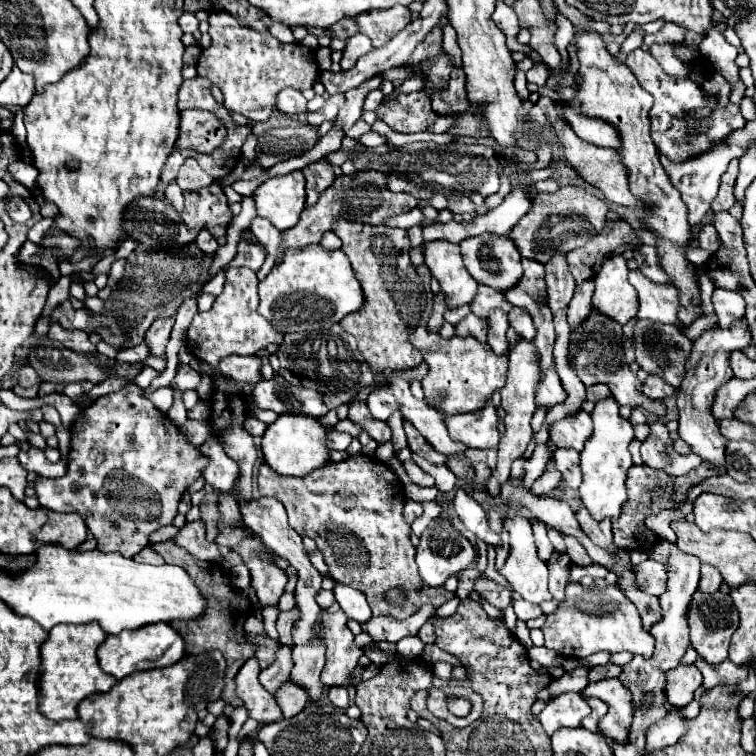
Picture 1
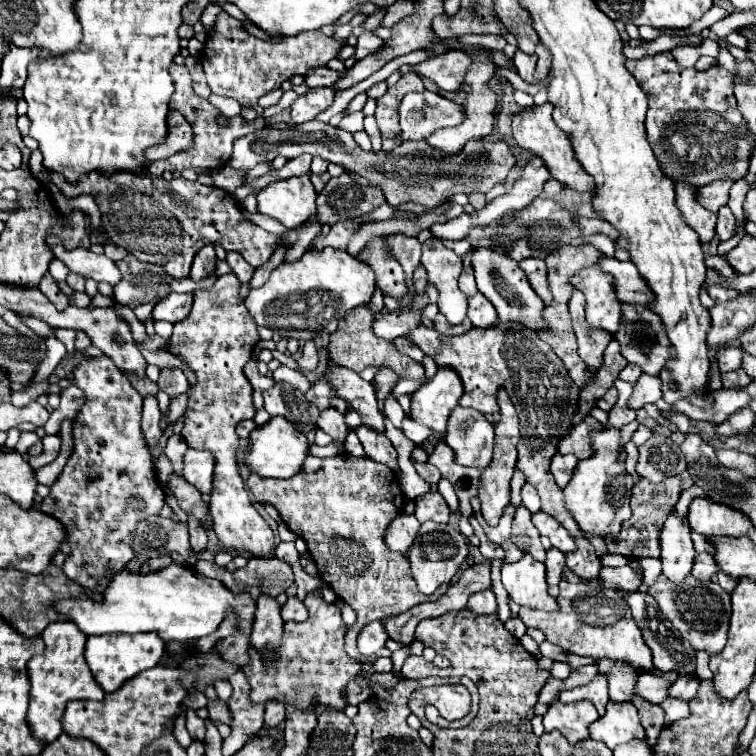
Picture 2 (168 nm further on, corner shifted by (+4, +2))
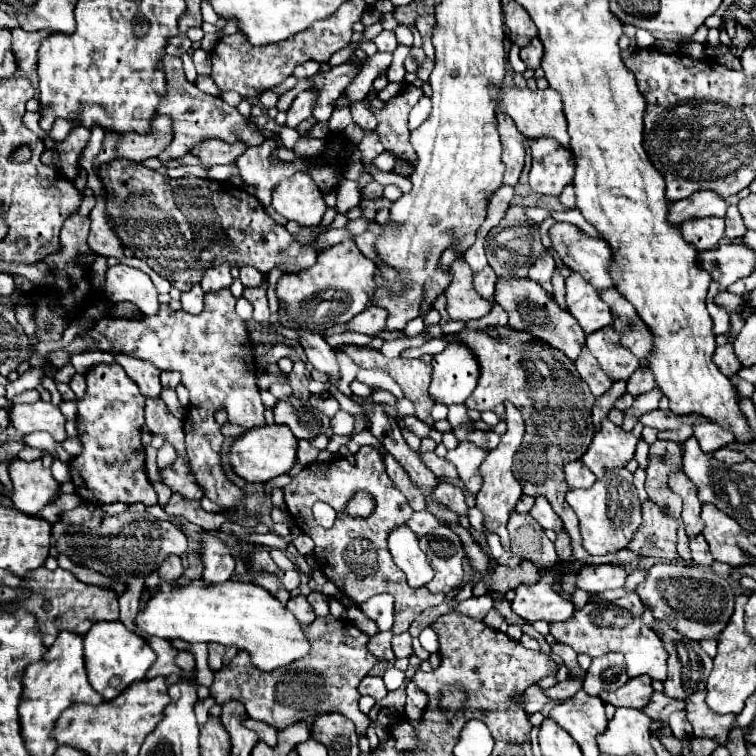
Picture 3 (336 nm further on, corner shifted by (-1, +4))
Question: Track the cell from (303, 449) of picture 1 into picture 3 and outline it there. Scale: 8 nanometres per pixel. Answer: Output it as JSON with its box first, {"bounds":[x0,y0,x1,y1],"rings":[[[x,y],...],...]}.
{"bounds":[230,426,298,484],"rings":[[[260,426],[250,428],[242,436],[238,436],[230,448],[230,466],[236,476],[244,478],[252,484],[264,484],[280,474],[286,474],[296,462],[296,446],[298,440],[294,438],[288,426]]]}

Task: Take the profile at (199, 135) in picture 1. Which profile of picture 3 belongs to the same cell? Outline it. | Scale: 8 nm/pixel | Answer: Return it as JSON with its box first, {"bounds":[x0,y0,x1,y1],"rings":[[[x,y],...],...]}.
{"bounds":[116,116,172,162],"rings":[[[154,116],[148,134],[122,134],[116,142],[116,156],[128,158],[132,162],[142,162],[146,158],[158,156],[170,144],[172,130],[170,118]]]}

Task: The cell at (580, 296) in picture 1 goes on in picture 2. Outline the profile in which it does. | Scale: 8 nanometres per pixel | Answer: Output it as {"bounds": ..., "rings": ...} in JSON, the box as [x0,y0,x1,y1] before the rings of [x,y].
{"bounds":[569,290,611,368],"rings":[[[573,290],[573,296],[569,300],[569,314],[573,320],[577,344],[579,344],[579,356],[587,366],[599,368],[603,362],[603,350],[607,348],[611,334],[605,330],[591,328],[585,320],[583,306],[585,306],[585,296],[579,290]]]}

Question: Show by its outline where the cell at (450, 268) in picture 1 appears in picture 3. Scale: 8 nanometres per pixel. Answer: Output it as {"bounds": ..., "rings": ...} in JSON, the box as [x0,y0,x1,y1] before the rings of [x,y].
{"bounds":[444,260,492,322],"rings":[[[462,260],[462,262],[454,262],[450,270],[454,270],[454,282],[444,292],[448,298],[446,310],[450,318],[468,322],[486,316],[492,310],[492,306],[474,290],[470,266],[466,266],[466,262]]]}

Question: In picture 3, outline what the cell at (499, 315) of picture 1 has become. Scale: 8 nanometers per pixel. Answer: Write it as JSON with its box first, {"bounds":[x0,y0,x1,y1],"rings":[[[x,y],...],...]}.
{"bounds":[474,266,496,302],"rings":[[[486,266],[482,272],[474,274],[474,288],[488,302],[494,302],[494,284],[496,284],[496,274],[490,266]]]}

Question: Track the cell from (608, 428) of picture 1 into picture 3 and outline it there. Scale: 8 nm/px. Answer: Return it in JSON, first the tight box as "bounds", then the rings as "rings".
{"bounds":[566,468,642,556],"rings":[[[626,468],[608,470],[604,478],[598,480],[592,488],[570,490],[566,494],[566,502],[572,506],[572,510],[578,516],[582,546],[592,556],[624,550],[632,540],[634,532],[638,530],[638,526],[642,524],[638,492],[632,484],[632,474]]]}

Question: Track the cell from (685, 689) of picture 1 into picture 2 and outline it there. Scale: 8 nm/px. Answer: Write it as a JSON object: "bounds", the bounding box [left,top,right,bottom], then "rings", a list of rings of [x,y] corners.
{"bounds":[635,672,671,704],"rings":[[[645,672],[637,680],[635,694],[653,704],[661,704],[663,700],[669,698],[669,688],[671,688],[671,682],[665,676],[657,676],[655,672],[649,672],[649,674]]]}

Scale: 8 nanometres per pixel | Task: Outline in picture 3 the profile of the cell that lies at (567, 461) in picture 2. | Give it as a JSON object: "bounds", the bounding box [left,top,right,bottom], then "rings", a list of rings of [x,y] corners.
{"bounds":[566,460,598,488],"rings":[[[580,460],[566,464],[566,482],[570,488],[590,488],[598,478]]]}

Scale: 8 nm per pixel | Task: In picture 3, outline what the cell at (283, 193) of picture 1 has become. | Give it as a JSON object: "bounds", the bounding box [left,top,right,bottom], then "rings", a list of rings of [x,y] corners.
{"bounds":[272,174,326,226],"rings":[[[294,174],[276,184],[272,194],[272,206],[286,220],[298,222],[300,226],[314,226],[322,222],[326,204],[318,186],[308,174]]]}

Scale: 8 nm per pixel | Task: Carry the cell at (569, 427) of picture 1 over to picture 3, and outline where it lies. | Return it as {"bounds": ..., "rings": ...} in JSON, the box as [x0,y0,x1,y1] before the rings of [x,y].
{"bounds":[582,418,642,478],"rings":[[[608,418],[602,420],[600,432],[596,432],[590,450],[582,456],[582,462],[602,478],[610,468],[624,468],[636,452],[636,444],[642,438],[642,424],[638,422],[634,430],[624,432],[620,426],[612,424]]]}

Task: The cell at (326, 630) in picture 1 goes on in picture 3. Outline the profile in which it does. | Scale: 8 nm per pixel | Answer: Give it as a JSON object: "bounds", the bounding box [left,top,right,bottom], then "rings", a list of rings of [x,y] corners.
{"bounds":[210,616,378,736],"rings":[[[334,616],[316,618],[312,624],[302,628],[314,646],[306,658],[300,658],[290,666],[282,666],[282,670],[260,674],[260,670],[250,666],[250,658],[240,652],[234,656],[234,662],[214,672],[210,694],[218,704],[228,700],[242,702],[250,718],[266,722],[276,730],[282,730],[298,720],[312,724],[320,714],[338,712],[354,722],[358,736],[366,736],[370,718],[358,708],[358,684],[378,662],[378,658],[368,652],[370,636],[358,630],[352,622],[336,620]]]}

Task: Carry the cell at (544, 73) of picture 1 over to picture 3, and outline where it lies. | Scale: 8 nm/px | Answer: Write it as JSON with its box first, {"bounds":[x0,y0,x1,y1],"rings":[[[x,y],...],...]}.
{"bounds":[520,38,542,68],"rings":[[[538,38],[530,40],[530,46],[524,46],[520,50],[520,58],[526,62],[528,68],[540,68],[540,60],[542,60],[542,42]]]}

